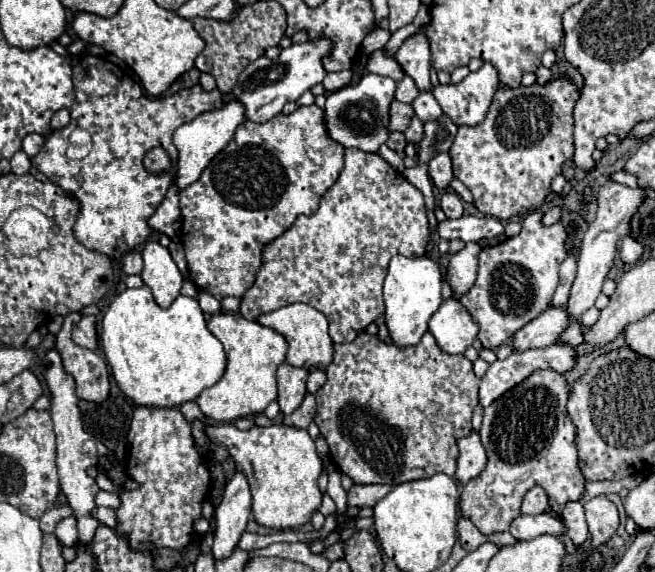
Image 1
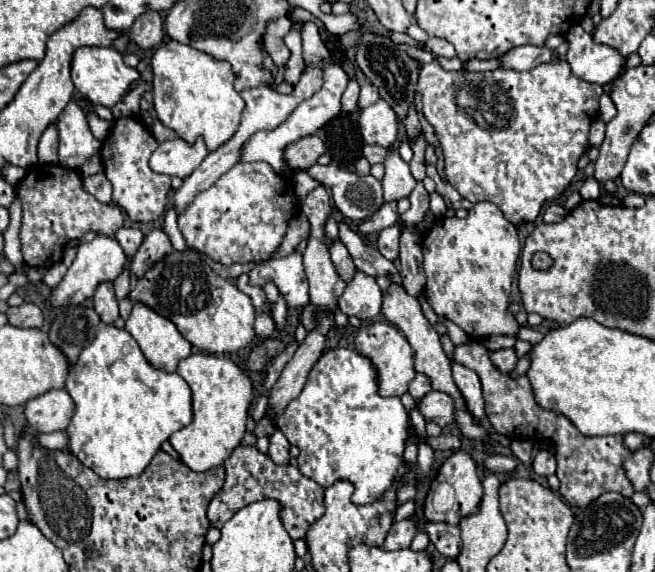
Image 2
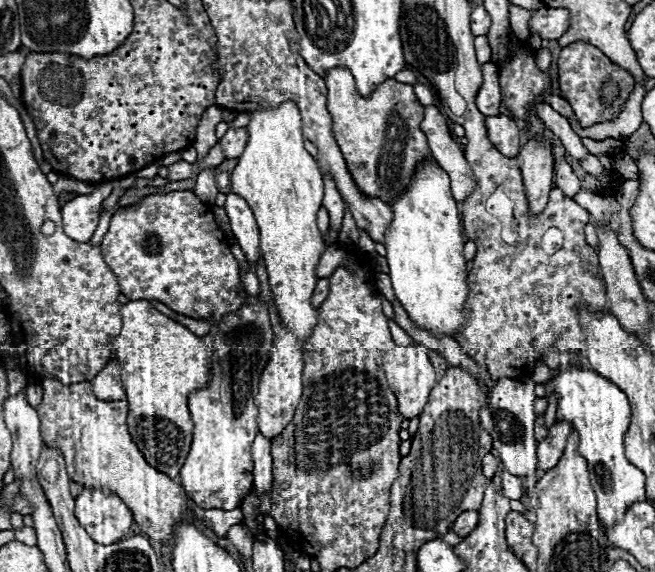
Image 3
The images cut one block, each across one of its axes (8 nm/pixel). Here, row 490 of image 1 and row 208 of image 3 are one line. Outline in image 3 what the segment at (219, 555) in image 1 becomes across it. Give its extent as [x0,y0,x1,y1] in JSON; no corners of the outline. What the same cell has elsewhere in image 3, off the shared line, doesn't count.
[224,192,260,264]

